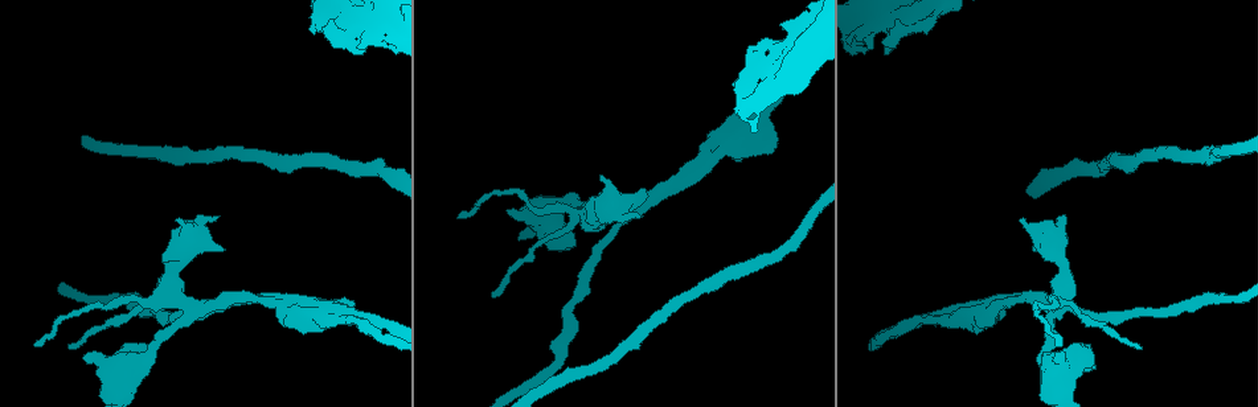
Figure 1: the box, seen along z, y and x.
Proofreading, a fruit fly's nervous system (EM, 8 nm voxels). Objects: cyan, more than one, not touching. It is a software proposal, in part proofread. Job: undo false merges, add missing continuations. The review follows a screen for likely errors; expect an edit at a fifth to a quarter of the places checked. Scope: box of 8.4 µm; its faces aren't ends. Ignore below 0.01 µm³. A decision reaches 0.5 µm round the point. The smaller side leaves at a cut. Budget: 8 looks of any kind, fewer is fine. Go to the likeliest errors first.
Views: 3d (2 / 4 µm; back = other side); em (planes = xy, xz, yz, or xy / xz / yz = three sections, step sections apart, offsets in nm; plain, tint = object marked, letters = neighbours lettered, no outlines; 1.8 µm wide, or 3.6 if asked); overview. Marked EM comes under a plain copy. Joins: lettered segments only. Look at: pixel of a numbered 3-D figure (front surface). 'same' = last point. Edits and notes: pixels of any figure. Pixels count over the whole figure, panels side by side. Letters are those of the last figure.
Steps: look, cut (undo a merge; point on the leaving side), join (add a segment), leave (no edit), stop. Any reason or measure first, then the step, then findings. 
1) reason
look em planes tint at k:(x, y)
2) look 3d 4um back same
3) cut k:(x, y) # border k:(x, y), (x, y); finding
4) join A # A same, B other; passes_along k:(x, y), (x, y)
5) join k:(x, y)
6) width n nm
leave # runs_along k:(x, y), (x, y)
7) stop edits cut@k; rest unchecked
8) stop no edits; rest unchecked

sharp bend
look 3d 4um at 1:(1051, 312)

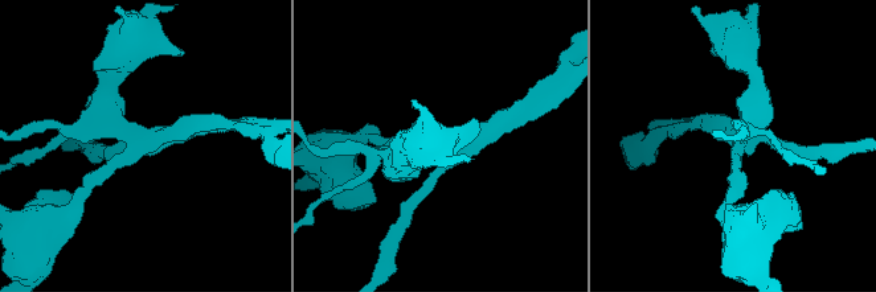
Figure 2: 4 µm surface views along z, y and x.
need the tissue
look em planes letters at 2:(737, 143)

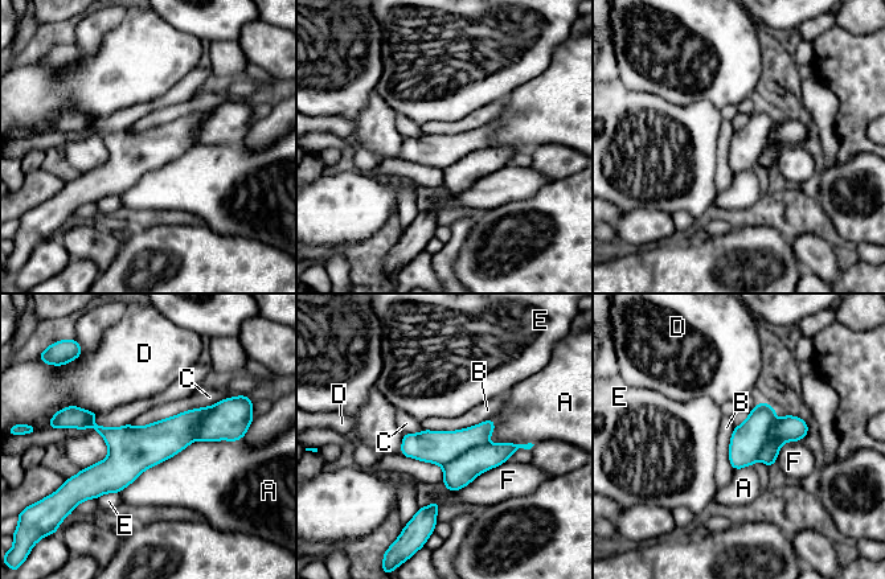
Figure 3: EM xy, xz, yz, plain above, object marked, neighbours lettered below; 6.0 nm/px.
longest_contact A 800 nm
leave # A other, B other, C other, D other, E other, F other; continuous, no second neuron

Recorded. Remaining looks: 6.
sudden change in width
look em yz step 8 tint at 1:(363, 326)

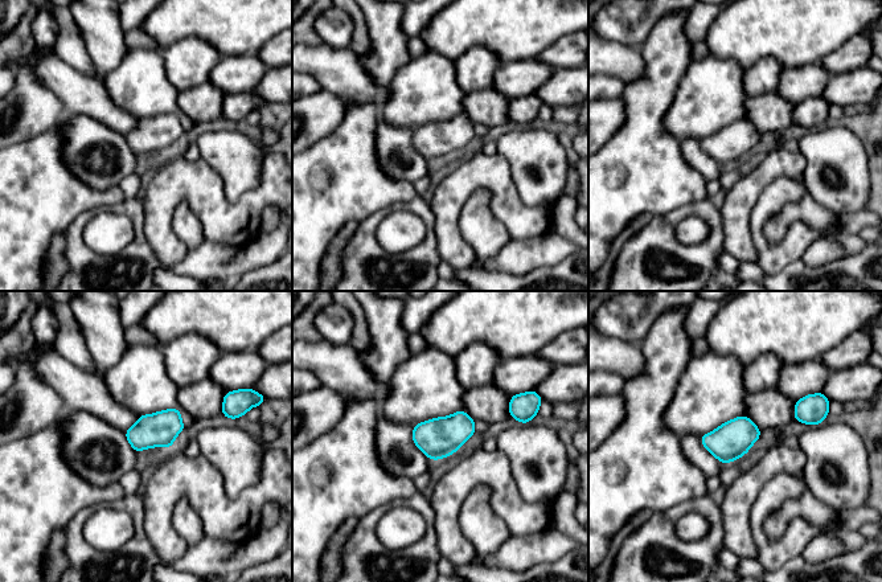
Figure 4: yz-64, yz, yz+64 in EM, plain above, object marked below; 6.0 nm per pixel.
what lies round it
look em yz step 8 letters same

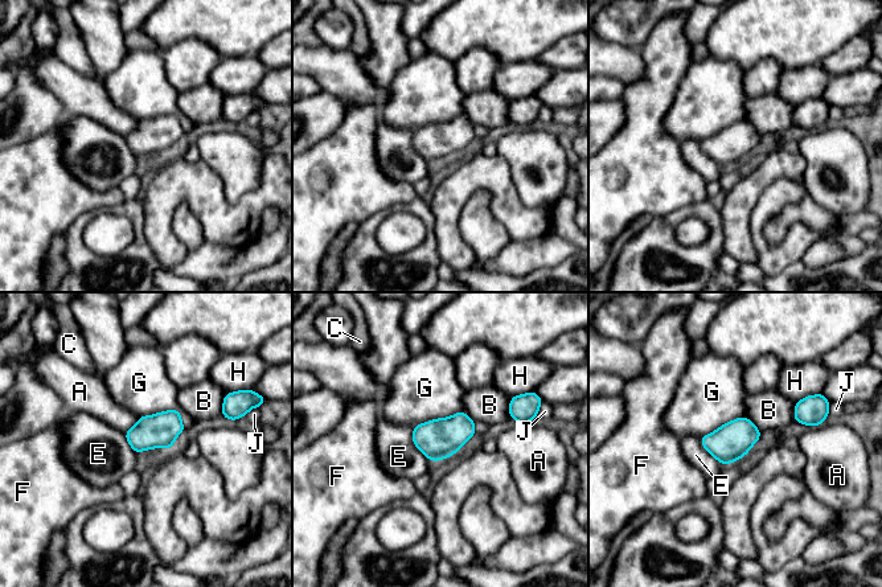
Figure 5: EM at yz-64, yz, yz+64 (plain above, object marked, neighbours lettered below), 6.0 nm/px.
width 200 nm
leave # A other, B other, C other, E other, F other, G other, H other, J other; border 5:(411, 429), (413, 443), (434, 462); one neuron here

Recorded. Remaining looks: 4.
thick turns thin
look em 3.6um planes tint at 1:(550, 231)

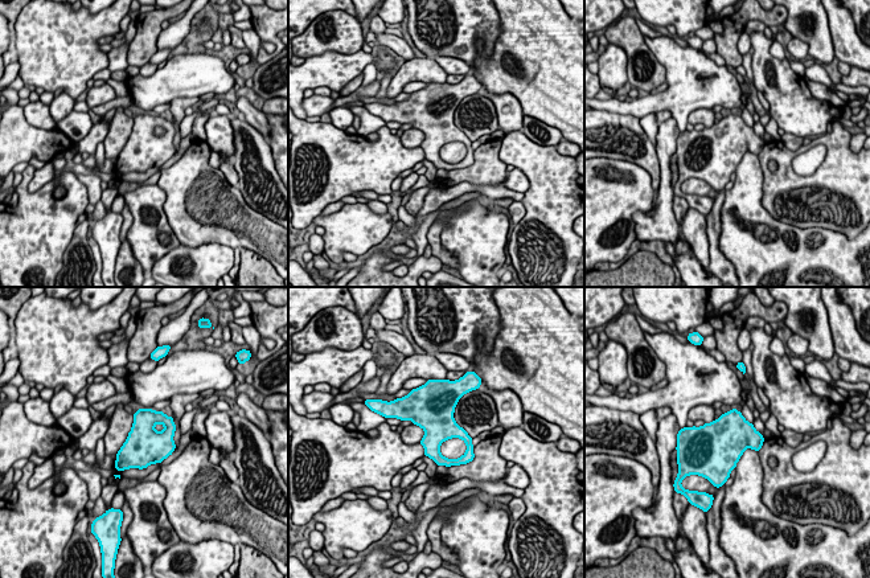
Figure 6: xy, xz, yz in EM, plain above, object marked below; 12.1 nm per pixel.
look em 3.6um planes letters same

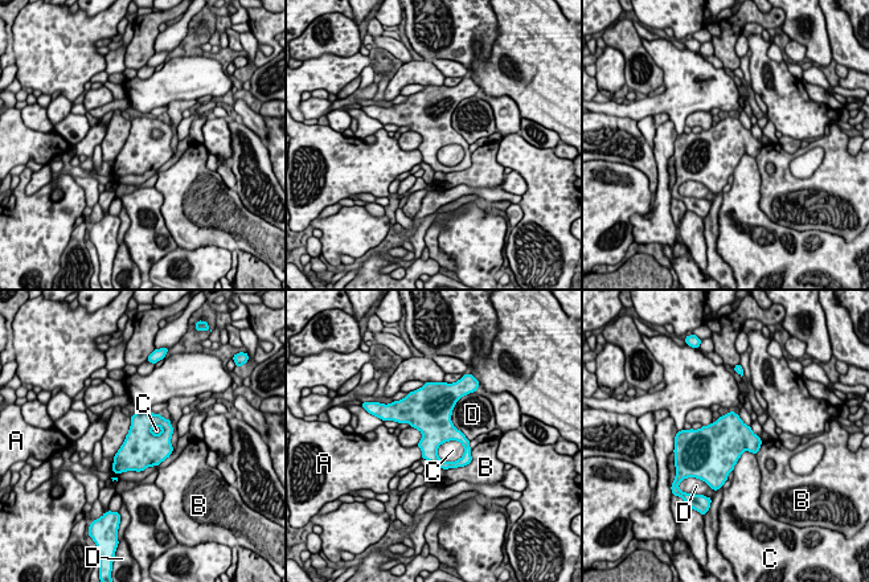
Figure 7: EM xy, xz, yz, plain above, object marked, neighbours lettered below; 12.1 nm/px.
width 400 nm
leave # A other, B other, C other, D other; border 7:(464, 447), (445, 441), (435, 453); continuous, no second neuron

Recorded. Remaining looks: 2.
stop no edits; rest unchecked

